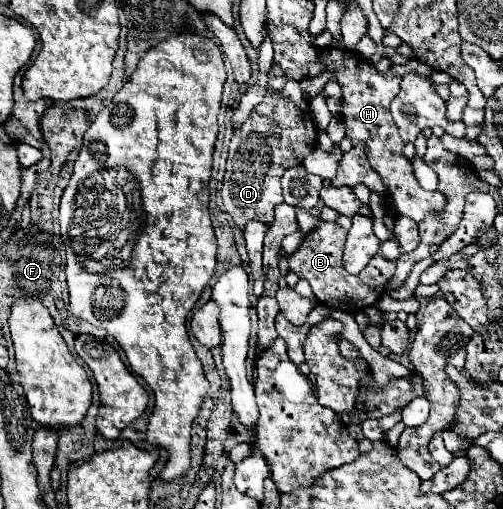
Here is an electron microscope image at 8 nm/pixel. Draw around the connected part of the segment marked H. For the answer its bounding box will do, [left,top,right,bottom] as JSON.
[323,43,447,221]

